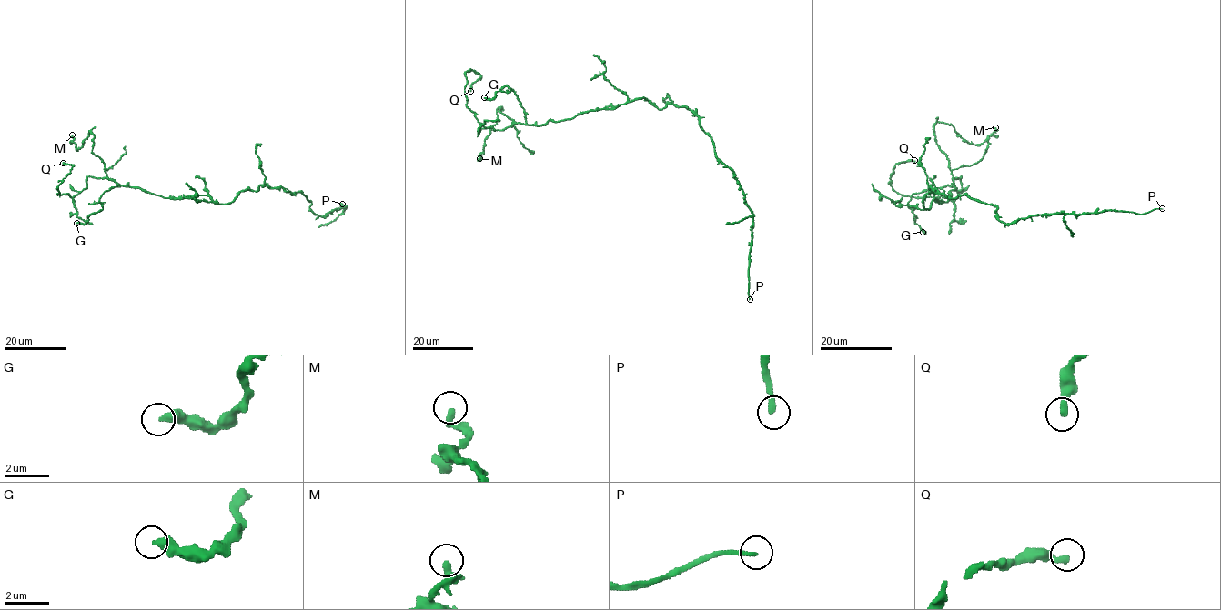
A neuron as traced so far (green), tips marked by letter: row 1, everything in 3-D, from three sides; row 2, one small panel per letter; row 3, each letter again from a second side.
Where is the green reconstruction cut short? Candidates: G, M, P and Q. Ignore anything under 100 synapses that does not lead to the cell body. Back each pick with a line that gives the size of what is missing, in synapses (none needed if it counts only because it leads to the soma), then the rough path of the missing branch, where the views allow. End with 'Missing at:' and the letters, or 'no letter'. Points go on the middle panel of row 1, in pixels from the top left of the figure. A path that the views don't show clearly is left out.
P: about 250 synapses
Missing at: P

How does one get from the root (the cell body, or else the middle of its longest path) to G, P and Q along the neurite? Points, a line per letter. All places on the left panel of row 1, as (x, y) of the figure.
G: (230, 202), (216, 204), (207, 195), (165, 198), (118, 184), (100, 197), (101, 209), (84, 224), (76, 223)
P: (230, 202), (241, 191), (268, 185), (291, 194), (300, 192), (321, 216), (345, 208), (342, 204)
Q: (230, 202), (216, 204), (207, 195), (165, 198), (90, 176), (74, 195), (59, 194), (72, 166), (63, 163)

